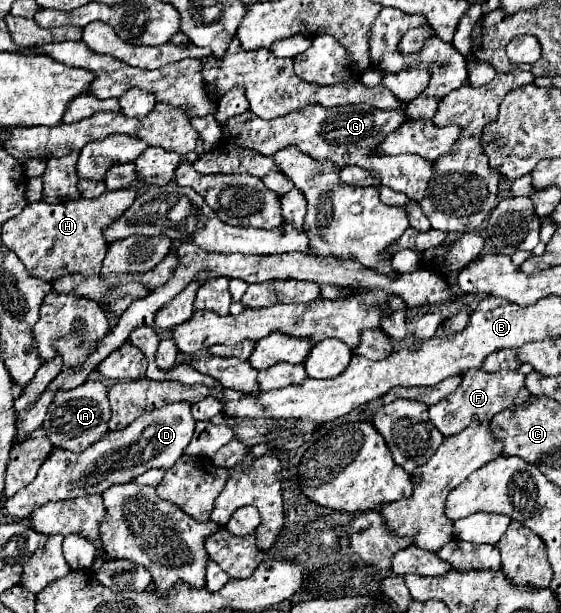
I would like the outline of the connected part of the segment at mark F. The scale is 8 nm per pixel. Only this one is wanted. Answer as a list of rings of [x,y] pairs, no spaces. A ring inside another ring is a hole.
[[[471,369],[471,373],[463,375],[461,385],[455,389],[455,393],[449,393],[443,401],[429,407],[429,419],[431,423],[445,435],[461,433],[465,427],[469,427],[477,419],[491,419],[499,411],[511,407],[517,403],[517,397],[527,399],[527,387],[525,387],[525,375],[521,371],[499,371],[499,373],[487,373],[483,369]]]

